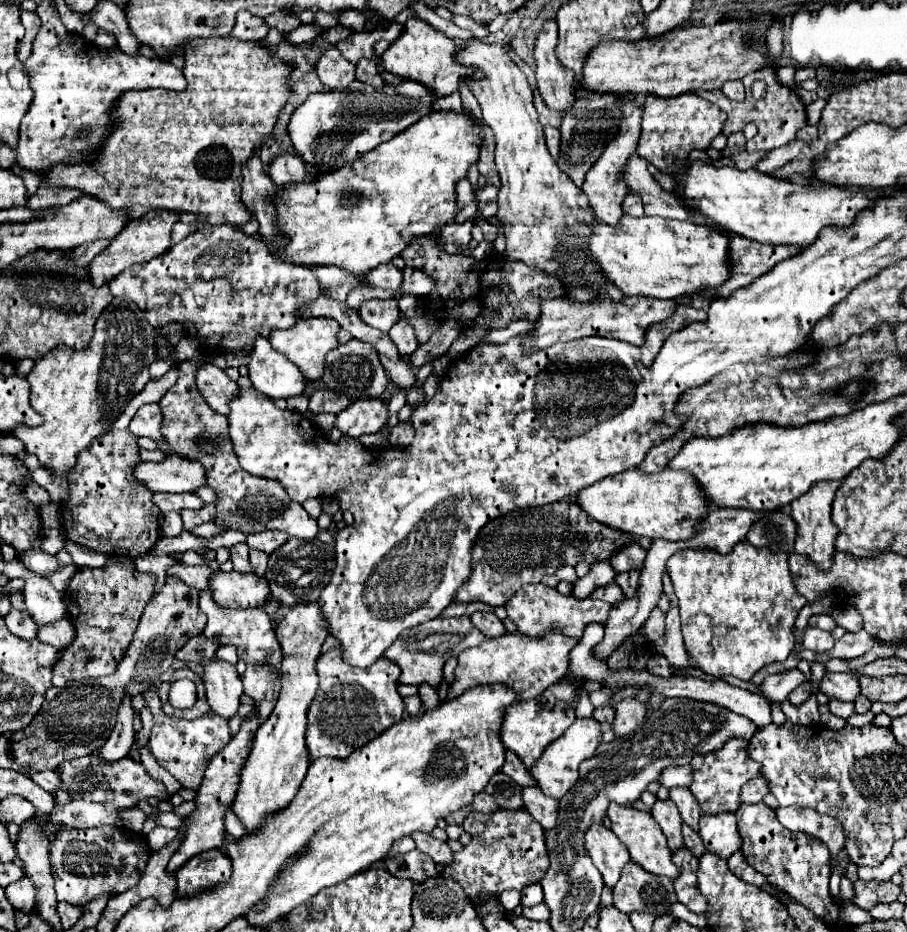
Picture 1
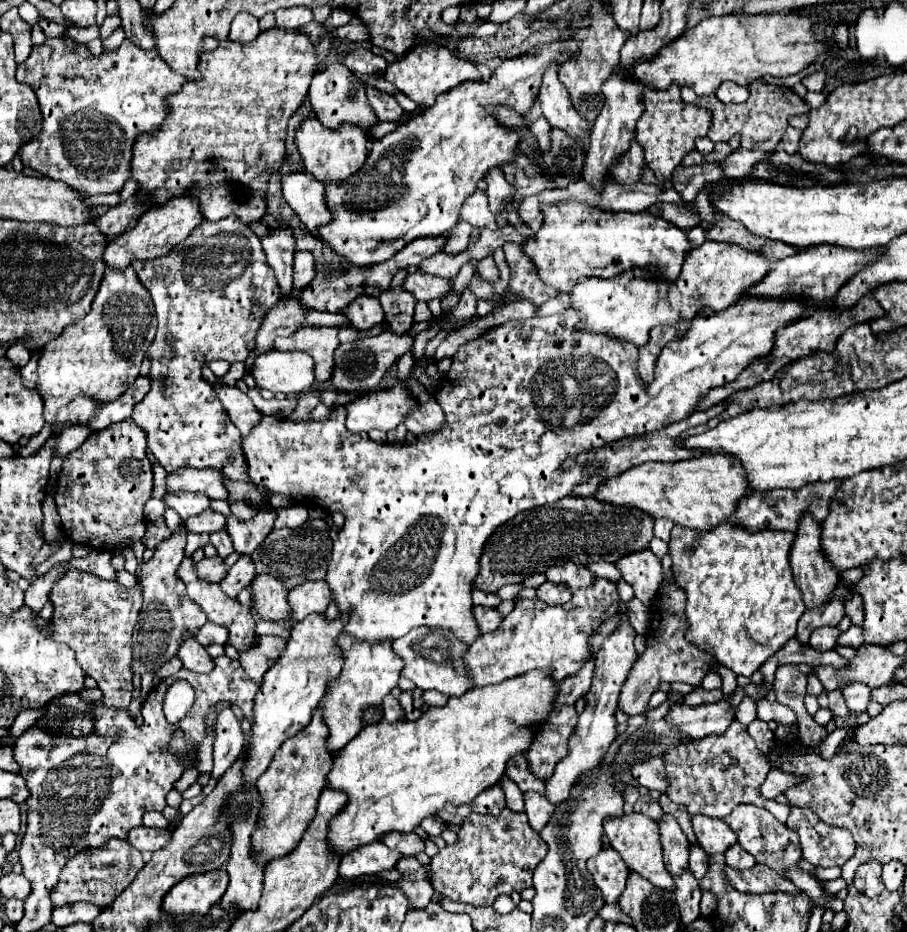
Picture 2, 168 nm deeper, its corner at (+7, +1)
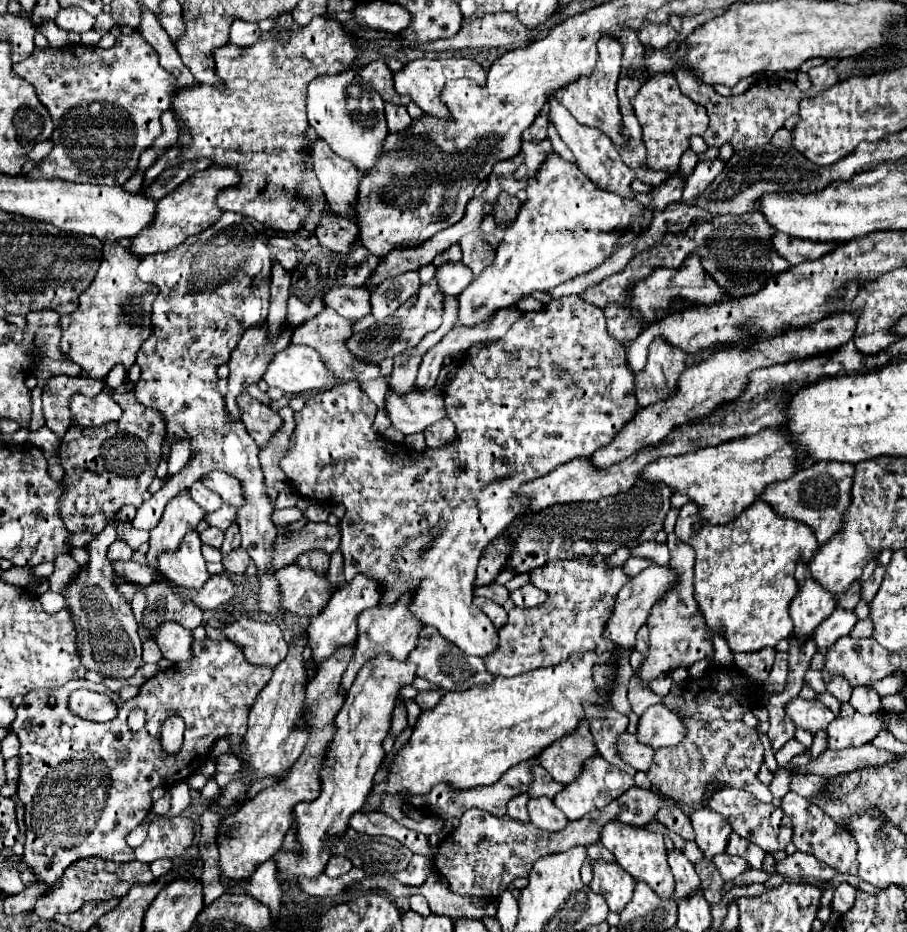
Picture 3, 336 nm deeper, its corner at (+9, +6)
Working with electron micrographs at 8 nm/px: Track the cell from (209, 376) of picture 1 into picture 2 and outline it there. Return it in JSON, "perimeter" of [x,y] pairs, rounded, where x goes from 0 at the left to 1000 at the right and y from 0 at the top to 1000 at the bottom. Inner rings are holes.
{"perimeter":[[[237,414],[237,416],[255,453],[264,459],[268,468],[272,468],[288,453],[290,444],[279,436],[277,427],[264,416],[255,416],[255,414]]]}

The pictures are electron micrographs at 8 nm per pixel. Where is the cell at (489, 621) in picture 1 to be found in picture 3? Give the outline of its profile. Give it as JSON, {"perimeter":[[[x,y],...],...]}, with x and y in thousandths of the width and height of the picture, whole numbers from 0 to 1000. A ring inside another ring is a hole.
{"perimeter":[[[524,641],[521,643],[521,647],[544,666],[544,671],[550,675],[557,666],[559,666],[559,658],[557,658],[557,653],[552,651],[552,649],[548,649],[548,647],[541,647],[541,643],[533,643],[533,641]]]}

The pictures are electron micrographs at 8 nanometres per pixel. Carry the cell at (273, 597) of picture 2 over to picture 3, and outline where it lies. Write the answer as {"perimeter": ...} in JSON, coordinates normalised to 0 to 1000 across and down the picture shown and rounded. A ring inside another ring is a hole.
{"perimeter":[[[316,606],[308,611],[303,619],[308,626],[310,651],[323,660],[350,660],[365,641],[361,619],[347,617],[343,611]]]}

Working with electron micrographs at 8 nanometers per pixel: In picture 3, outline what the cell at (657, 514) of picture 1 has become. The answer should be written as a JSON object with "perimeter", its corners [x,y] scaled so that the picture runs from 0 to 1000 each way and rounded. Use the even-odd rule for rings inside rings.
{"perimeter":[[[846,458],[846,460],[837,462],[835,467],[808,471],[793,480],[779,480],[779,482],[771,482],[764,486],[746,488],[746,490],[727,490],[707,505],[705,514],[711,518],[733,518],[740,525],[740,529],[757,531],[771,544],[771,553],[775,557],[779,557],[784,563],[802,563],[817,553],[819,544],[826,544],[839,531],[843,520],[863,516],[863,514],[872,512],[877,505],[879,505],[879,501],[877,501],[877,497],[872,497],[872,475],[868,475],[868,471],[863,471],[863,467],[859,467],[859,460]]]}

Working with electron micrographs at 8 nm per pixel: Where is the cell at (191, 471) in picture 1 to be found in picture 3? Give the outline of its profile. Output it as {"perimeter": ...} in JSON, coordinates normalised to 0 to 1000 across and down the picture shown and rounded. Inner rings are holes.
{"perimeter":[[[233,505],[228,508],[226,512],[222,512],[222,518],[241,529],[244,531],[244,538],[250,540],[250,542],[257,542],[257,544],[264,544],[264,540],[268,538],[266,533],[266,523],[264,523],[264,516],[246,505]]]}

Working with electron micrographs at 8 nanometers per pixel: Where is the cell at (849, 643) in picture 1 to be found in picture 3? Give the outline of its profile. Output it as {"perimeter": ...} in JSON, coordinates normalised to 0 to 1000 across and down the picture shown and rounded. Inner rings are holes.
{"perimeter":[[[951,664],[951,666],[947,666],[943,671],[943,675],[938,677],[938,683],[943,683],[943,686],[947,686],[947,683],[960,683],[960,679],[963,679],[960,664]]]}

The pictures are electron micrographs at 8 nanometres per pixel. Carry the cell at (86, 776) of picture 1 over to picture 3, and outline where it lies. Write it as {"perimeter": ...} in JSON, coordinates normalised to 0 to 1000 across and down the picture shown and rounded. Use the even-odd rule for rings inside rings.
{"perimeter":[[[235,686],[213,688],[213,698],[215,703],[211,709],[189,714],[189,720],[175,722],[166,726],[164,733],[158,733],[147,754],[144,752],[131,754],[129,769],[118,776],[94,774],[85,769],[83,765],[78,765],[78,761],[74,759],[74,752],[80,741],[90,738],[118,741],[118,737],[112,733],[106,734],[89,729],[77,731],[72,737],[65,737],[63,741],[34,741],[34,746],[28,746],[25,756],[19,761],[19,769],[12,776],[12,784],[19,786],[23,795],[19,855],[28,862],[30,922],[25,917],[25,924],[30,926],[30,930],[34,930],[39,939],[39,947],[50,950],[50,958],[63,950],[72,930],[76,930],[85,922],[114,920],[122,924],[144,924],[149,917],[147,917],[147,911],[140,907],[138,898],[166,870],[166,864],[169,864],[166,849],[175,842],[191,842],[197,836],[204,836],[206,832],[215,829],[228,817],[230,804],[241,791],[257,789],[257,786],[268,791],[268,784],[272,784],[275,763],[283,746],[297,733],[301,718],[272,714],[268,707],[268,698],[264,698],[264,694],[259,694],[252,688],[246,688],[246,690],[239,690]],[[56,746],[61,746],[58,756],[54,754]],[[147,756],[160,761],[162,765],[162,776],[151,786],[142,784],[140,780],[140,767],[147,761]],[[189,761],[200,765],[206,778],[202,802],[195,810],[184,808],[175,795],[178,776],[189,765]]]}

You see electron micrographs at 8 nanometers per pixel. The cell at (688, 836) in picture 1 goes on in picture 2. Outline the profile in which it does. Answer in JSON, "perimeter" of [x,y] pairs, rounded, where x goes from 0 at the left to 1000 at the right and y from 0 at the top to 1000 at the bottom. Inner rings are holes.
{"perimeter":[[[768,906],[762,908],[762,918],[760,918],[760,929],[762,929],[762,936],[764,940],[768,942],[768,946],[775,944],[777,940],[777,933],[782,933],[782,921],[777,916],[775,910],[771,910]]]}

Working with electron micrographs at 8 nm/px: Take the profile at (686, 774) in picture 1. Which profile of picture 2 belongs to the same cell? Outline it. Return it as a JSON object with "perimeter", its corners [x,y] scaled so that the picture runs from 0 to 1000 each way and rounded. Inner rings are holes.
{"perimeter":[[[713,813],[709,818],[702,818],[696,822],[698,835],[716,845],[716,848],[724,848],[724,850],[733,850],[735,845],[735,833],[733,833],[733,820],[729,813]]]}

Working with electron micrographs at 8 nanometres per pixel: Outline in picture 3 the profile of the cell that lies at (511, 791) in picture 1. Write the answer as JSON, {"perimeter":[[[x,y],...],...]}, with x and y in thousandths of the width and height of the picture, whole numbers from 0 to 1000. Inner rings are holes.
{"perimeter":[[[581,851],[568,853],[559,862],[559,874],[563,874],[566,879],[572,879],[572,881],[583,881],[583,874],[581,874],[581,857],[583,857]]]}

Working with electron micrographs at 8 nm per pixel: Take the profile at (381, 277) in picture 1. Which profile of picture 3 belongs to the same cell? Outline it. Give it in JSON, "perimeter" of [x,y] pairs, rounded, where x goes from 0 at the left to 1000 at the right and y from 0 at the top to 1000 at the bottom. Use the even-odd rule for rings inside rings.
{"perimeter":[[[491,282],[482,286],[480,302],[488,317],[506,317],[521,302],[521,293],[510,282]]]}

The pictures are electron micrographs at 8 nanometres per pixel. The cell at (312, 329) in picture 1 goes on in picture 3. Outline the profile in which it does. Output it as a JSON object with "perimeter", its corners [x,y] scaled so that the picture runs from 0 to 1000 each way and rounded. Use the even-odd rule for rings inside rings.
{"perimeter":[[[358,329],[350,340],[341,342],[338,347],[330,349],[323,357],[323,368],[334,368],[334,370],[341,370],[345,374],[352,377],[352,381],[356,383],[356,389],[358,394],[369,400],[369,405],[376,409],[396,409],[396,411],[405,411],[405,409],[411,409],[418,405],[418,392],[400,392],[396,387],[389,385],[389,381],[385,381],[383,372],[380,372],[380,364],[387,362],[387,349],[389,344],[385,342],[378,342],[374,336],[369,336],[369,332],[365,329]]]}

